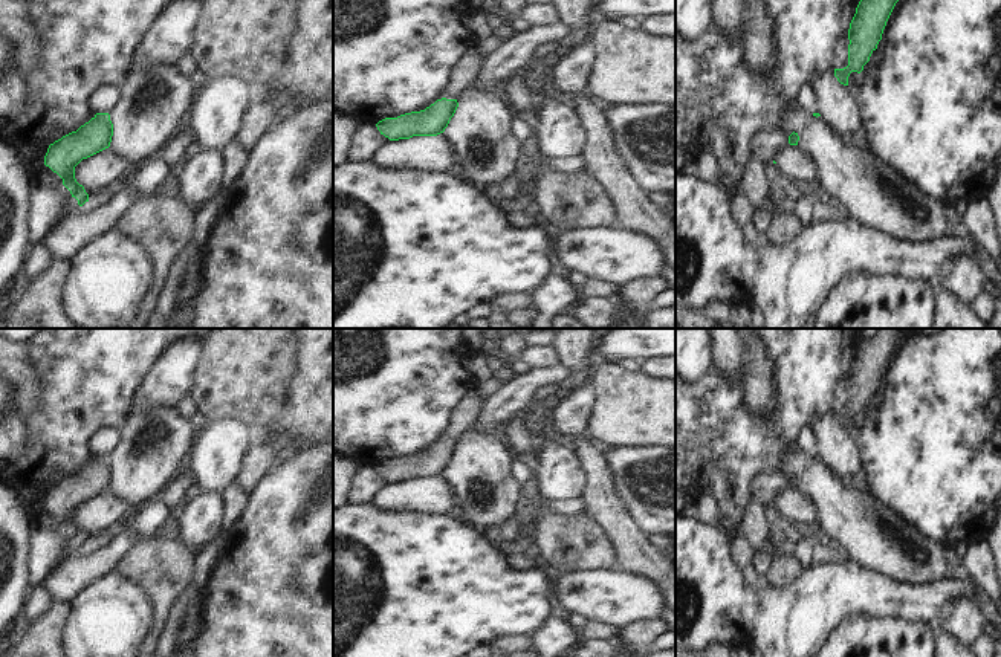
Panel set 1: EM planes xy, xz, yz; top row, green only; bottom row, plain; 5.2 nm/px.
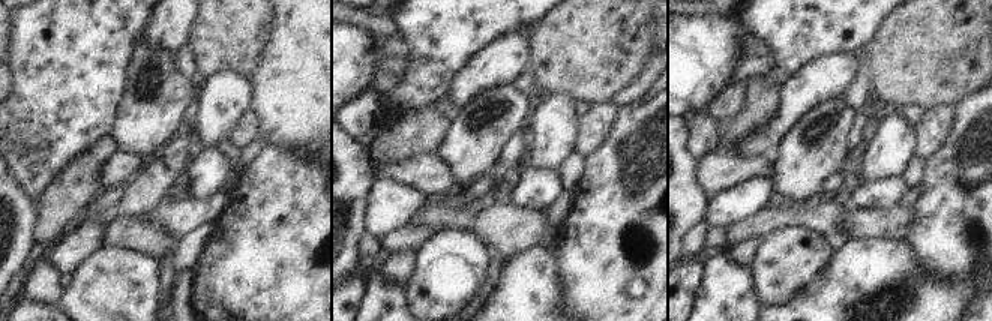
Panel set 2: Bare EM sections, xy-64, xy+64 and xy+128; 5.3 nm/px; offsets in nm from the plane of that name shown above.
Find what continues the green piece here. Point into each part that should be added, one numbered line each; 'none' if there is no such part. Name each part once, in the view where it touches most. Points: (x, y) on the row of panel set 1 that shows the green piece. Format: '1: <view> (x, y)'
1: xz (466, 72).

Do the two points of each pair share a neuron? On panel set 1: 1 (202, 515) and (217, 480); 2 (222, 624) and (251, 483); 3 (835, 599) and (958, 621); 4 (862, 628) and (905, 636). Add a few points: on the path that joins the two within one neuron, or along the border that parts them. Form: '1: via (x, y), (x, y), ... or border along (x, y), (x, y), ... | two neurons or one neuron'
1: border along (202, 489), (220, 492) | two neurons
2: border along (271, 469), (251, 491) | two neurons
3: border along (971, 601), (955, 601), (937, 618) | two neurons
4: via (873, 634), (894, 634) | one neuron

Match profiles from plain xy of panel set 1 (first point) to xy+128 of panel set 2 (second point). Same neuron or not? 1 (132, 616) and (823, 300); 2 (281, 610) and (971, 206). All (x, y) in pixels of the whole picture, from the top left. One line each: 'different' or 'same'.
1: different
2: same

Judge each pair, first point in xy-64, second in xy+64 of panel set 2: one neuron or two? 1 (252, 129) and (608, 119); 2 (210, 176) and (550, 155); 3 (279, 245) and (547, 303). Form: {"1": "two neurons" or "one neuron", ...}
{"1": "one neuron", "2": "two neurons", "3": "two neurons"}

